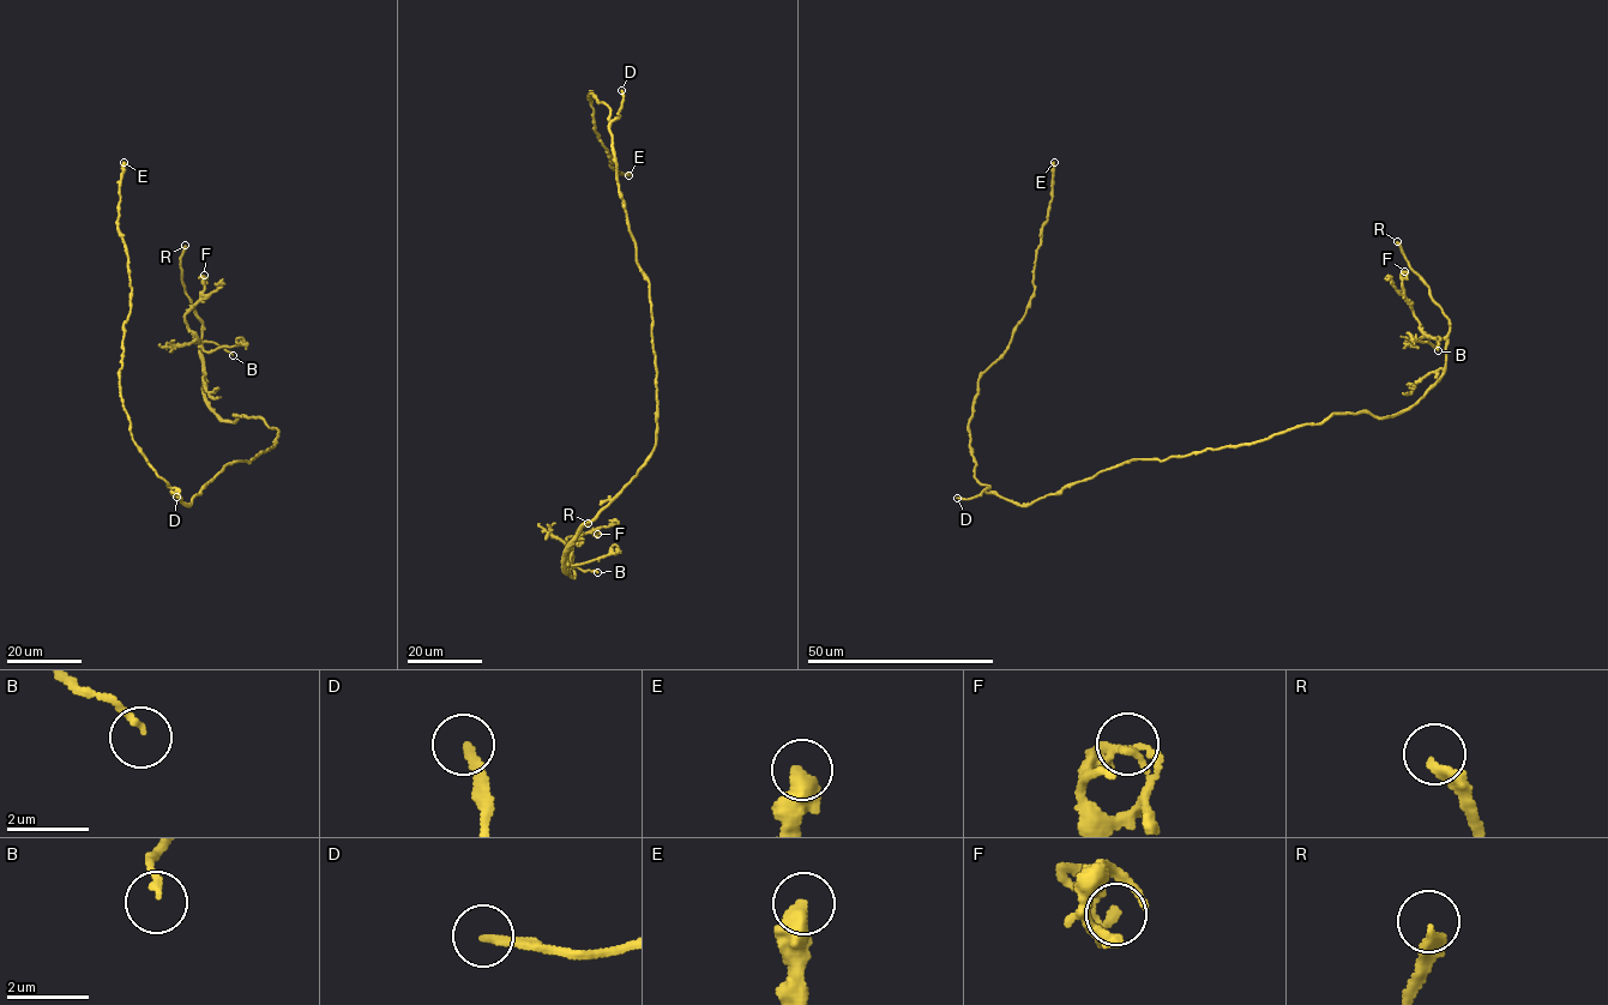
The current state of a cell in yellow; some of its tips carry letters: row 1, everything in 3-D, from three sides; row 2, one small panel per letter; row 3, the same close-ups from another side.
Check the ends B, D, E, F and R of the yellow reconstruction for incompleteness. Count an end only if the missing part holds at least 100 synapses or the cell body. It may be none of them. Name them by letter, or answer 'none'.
D, R

